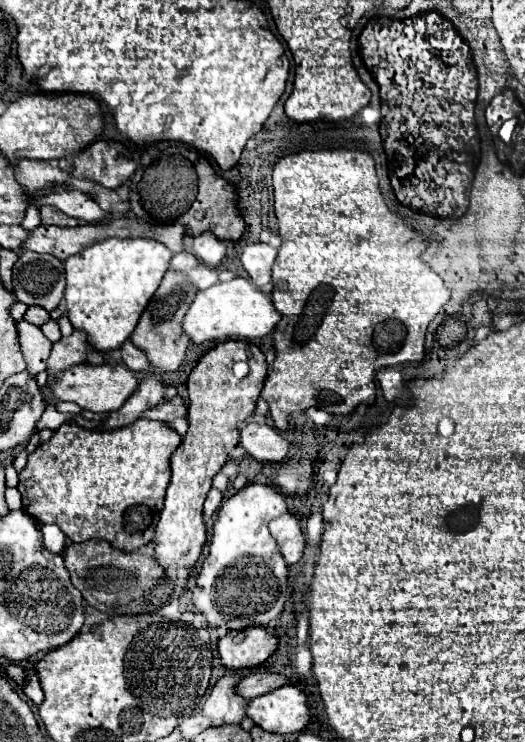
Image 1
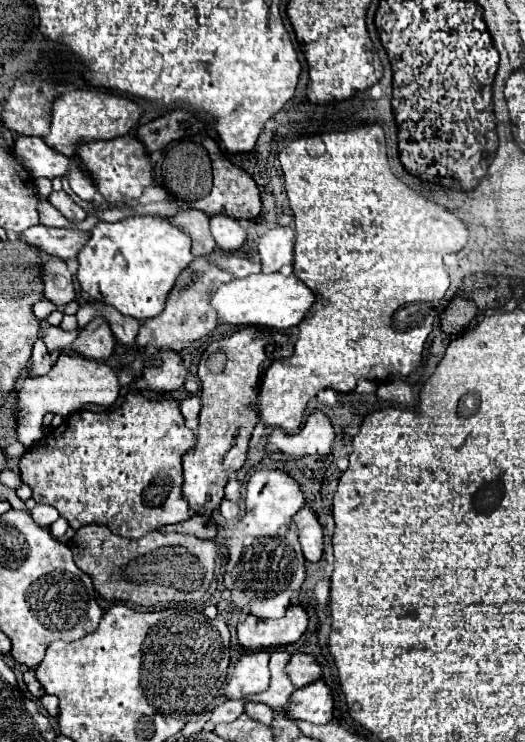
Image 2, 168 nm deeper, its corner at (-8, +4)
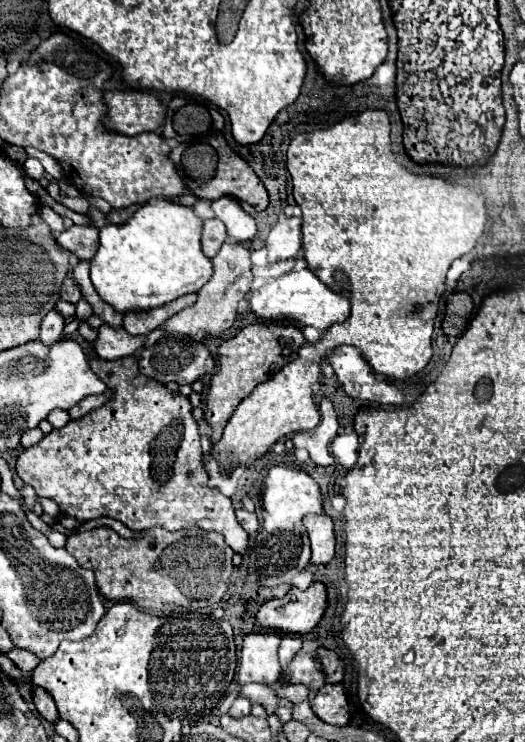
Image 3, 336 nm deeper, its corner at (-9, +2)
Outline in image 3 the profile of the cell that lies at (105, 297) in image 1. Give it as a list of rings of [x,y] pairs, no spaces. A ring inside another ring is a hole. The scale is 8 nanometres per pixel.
[[[156,200],[142,206],[124,224],[102,226],[98,252],[90,260],[90,278],[100,298],[106,300],[116,312],[126,314],[126,312],[152,310],[190,292],[198,292],[212,276],[210,258],[204,258],[200,250],[200,224],[202,220],[192,212],[192,208],[172,204],[168,200]]]

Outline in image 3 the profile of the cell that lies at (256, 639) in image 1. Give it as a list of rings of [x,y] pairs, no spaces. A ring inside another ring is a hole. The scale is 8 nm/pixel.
[[[320,582],[306,590],[292,588],[284,598],[262,604],[256,614],[256,626],[282,634],[308,634],[322,618],[326,608],[326,588]]]

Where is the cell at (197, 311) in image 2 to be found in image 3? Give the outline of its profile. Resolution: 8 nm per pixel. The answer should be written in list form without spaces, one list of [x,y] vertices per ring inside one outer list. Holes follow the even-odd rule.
[[[224,242],[220,252],[212,258],[212,278],[198,290],[198,300],[194,302],[194,306],[188,306],[184,310],[180,310],[178,314],[174,314],[172,318],[168,318],[168,322],[164,322],[164,332],[166,334],[180,334],[180,336],[192,336],[198,330],[206,332],[206,334],[220,334],[224,330],[228,330],[234,320],[236,320],[236,312],[238,312],[238,302],[250,292],[252,288],[252,262],[250,262],[250,250],[244,244],[230,244]]]

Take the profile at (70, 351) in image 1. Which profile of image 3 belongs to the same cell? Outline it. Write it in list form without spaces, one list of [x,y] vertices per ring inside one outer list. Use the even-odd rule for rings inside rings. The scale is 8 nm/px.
[[[102,324],[94,340],[94,350],[102,360],[118,360],[134,354],[138,350],[138,344],[142,346],[144,340],[146,336],[132,336],[124,328],[116,330],[116,328],[110,328],[108,324]]]

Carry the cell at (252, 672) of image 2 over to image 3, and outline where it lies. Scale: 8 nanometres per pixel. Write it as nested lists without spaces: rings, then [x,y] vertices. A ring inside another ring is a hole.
[[[272,630],[246,634],[238,666],[238,684],[274,684],[282,672],[278,664],[278,646],[280,634]]]

